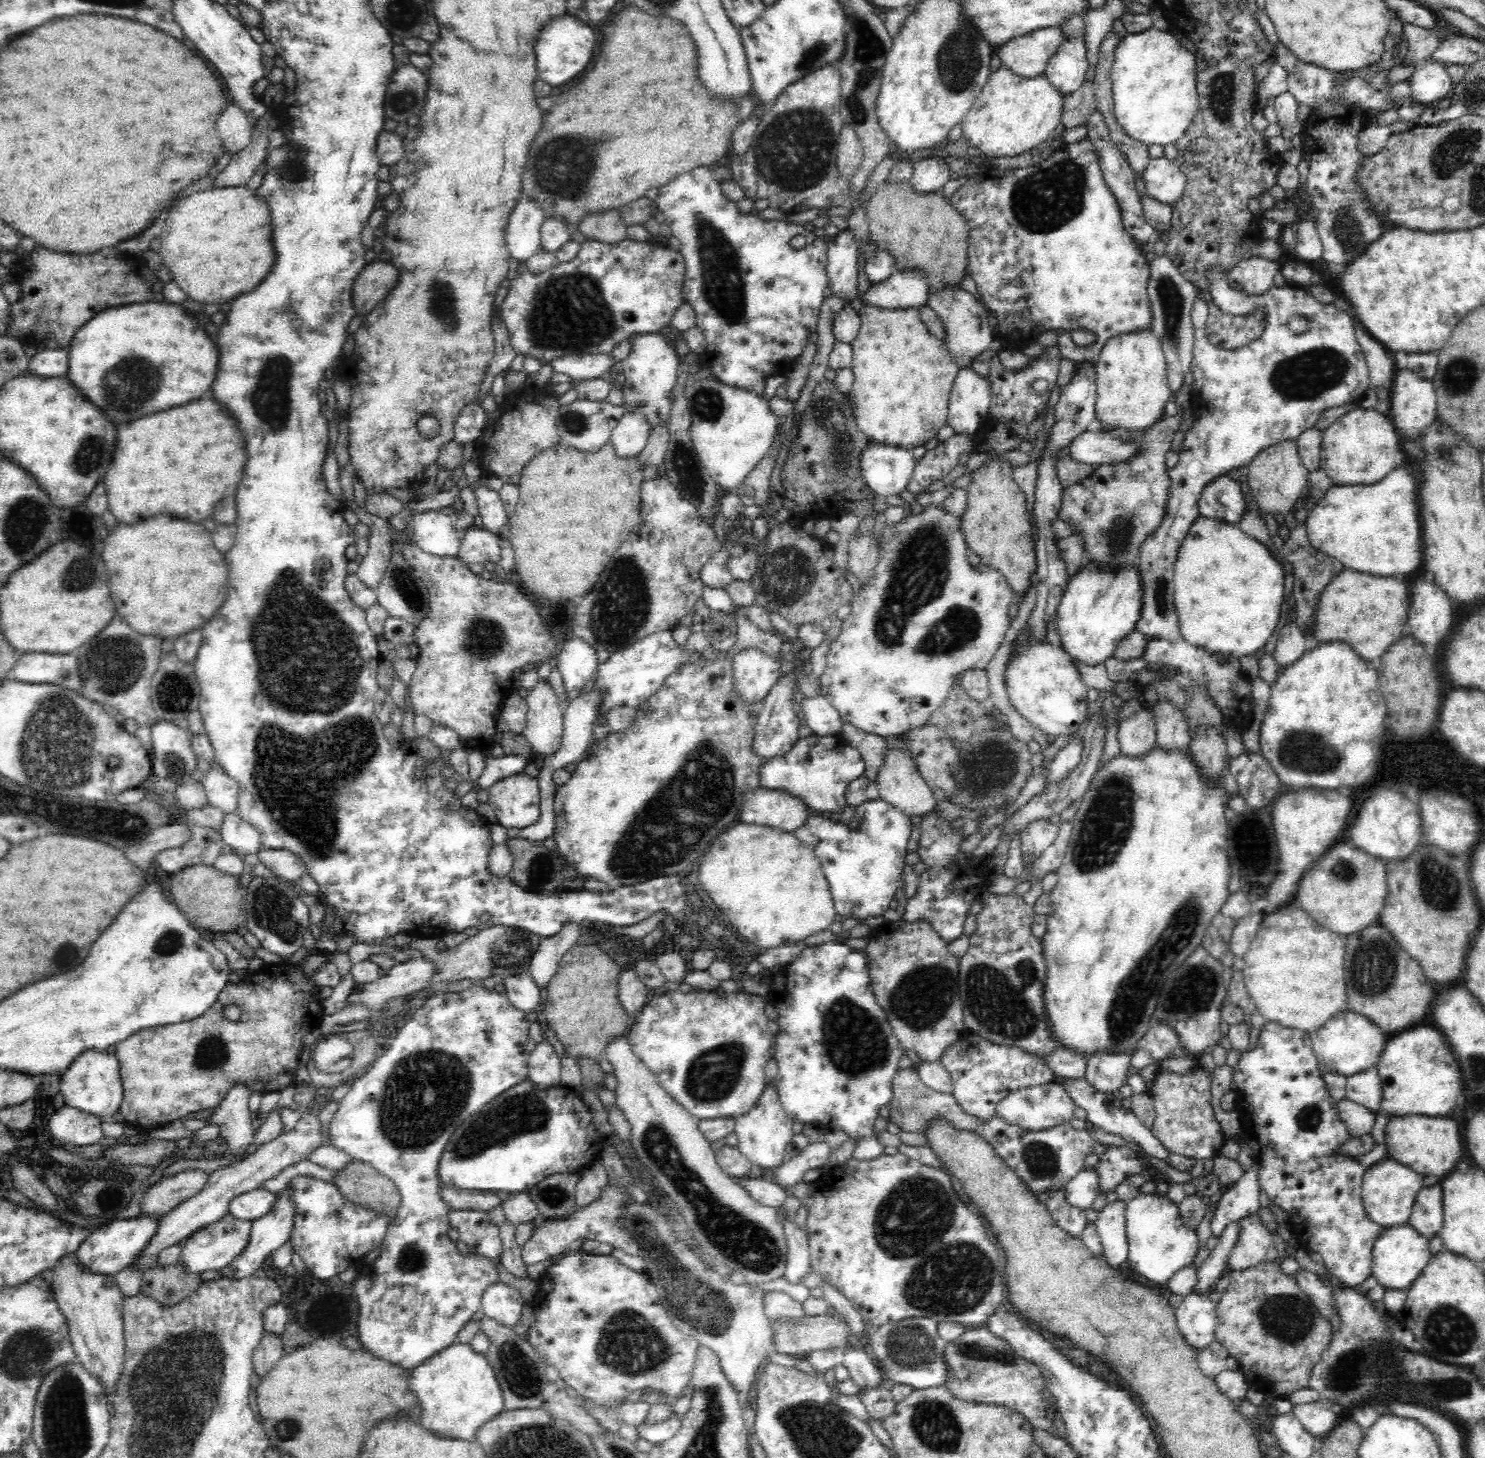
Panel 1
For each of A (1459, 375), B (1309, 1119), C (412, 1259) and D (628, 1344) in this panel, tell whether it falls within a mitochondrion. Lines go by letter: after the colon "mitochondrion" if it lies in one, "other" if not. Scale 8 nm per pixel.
A: mitochondrion
B: mitochondrion
C: mitochondrion
D: mitochondrion

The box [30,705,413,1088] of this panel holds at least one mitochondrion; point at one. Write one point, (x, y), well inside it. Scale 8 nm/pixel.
(299, 778)

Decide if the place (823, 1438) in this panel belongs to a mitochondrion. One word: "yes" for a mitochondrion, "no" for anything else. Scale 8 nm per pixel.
yes

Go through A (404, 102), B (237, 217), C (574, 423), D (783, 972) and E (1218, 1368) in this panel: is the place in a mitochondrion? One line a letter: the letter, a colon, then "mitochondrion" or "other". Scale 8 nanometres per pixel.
A: mitochondrion
B: other
C: mitochondrion
D: other
E: other

